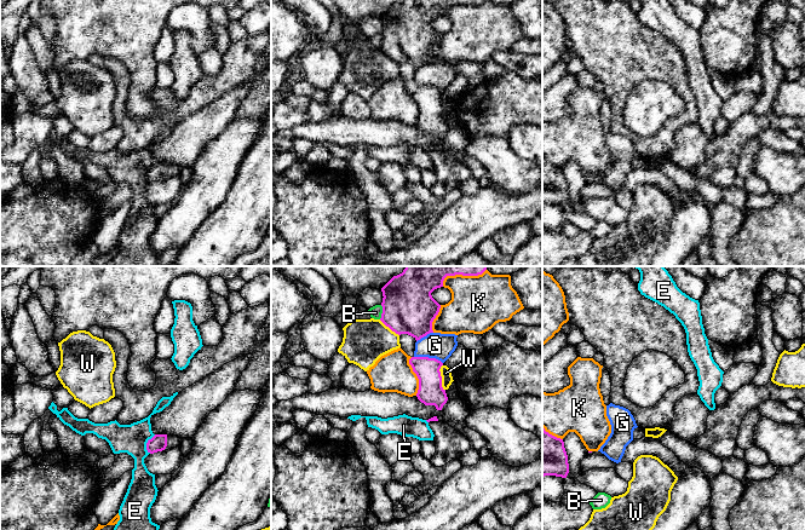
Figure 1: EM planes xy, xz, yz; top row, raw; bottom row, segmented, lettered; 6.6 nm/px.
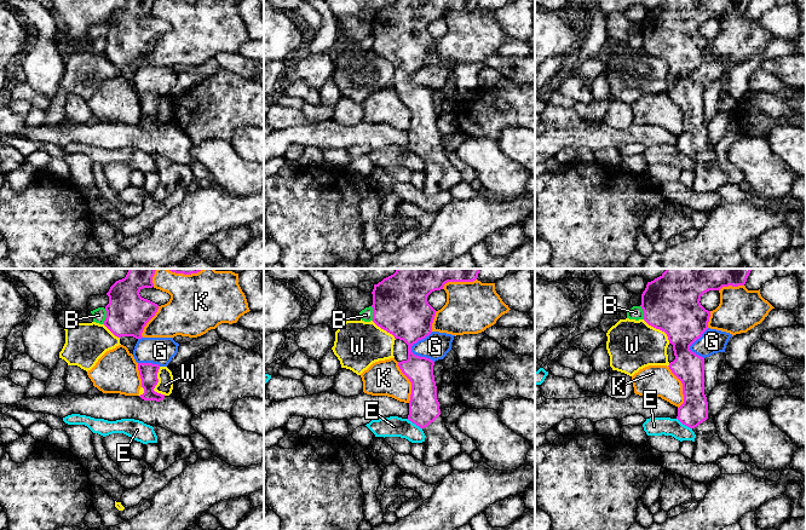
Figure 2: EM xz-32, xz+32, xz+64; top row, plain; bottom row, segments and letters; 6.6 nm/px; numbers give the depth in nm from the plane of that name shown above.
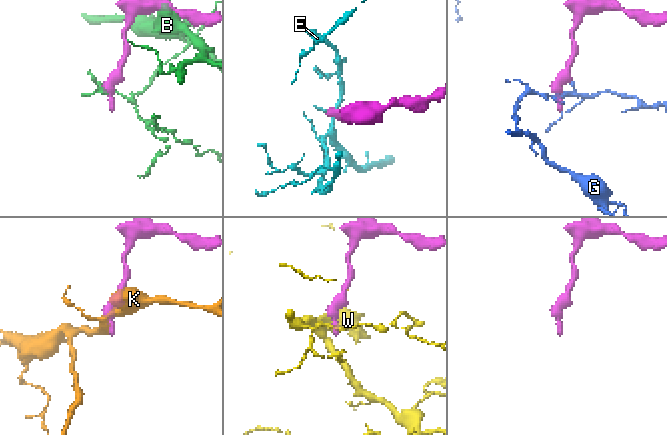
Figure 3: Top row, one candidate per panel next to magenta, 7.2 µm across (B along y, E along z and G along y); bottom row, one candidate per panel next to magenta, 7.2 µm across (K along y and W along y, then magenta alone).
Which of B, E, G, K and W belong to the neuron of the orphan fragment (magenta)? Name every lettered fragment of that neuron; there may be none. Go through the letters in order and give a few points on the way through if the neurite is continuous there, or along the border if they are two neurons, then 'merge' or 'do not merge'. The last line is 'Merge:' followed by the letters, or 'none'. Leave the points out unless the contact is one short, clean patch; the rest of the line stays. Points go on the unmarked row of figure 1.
B: do not merge
E: border along xy (155, 163), (147, 172), (148, 182); do not merge
G: border along xz (414, 85), (435, 86), (442, 92); do not merge
K: do not merge
W: do not merge
Merge: none

